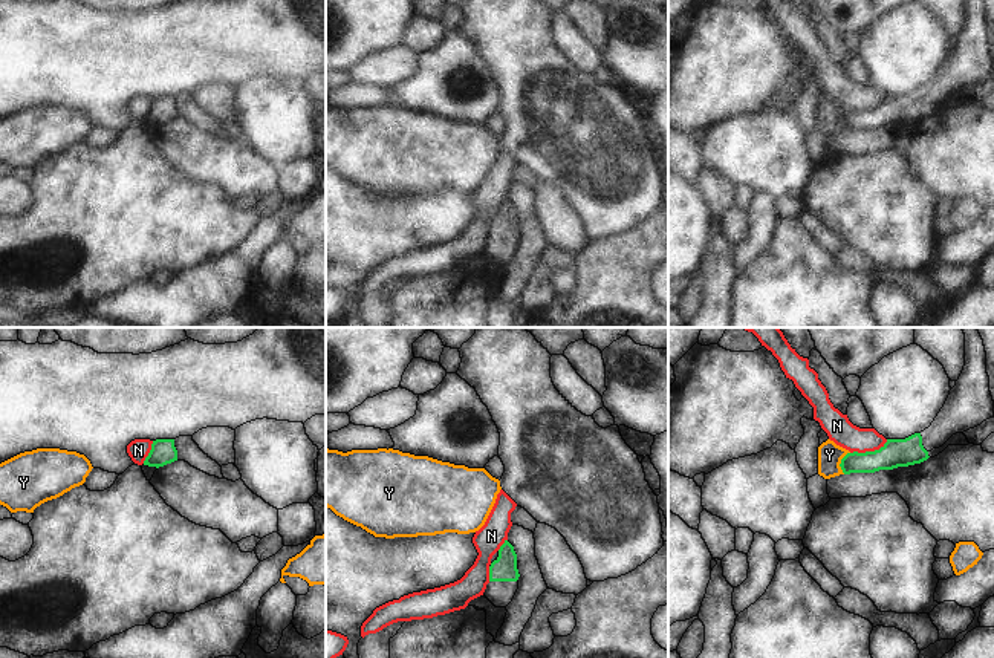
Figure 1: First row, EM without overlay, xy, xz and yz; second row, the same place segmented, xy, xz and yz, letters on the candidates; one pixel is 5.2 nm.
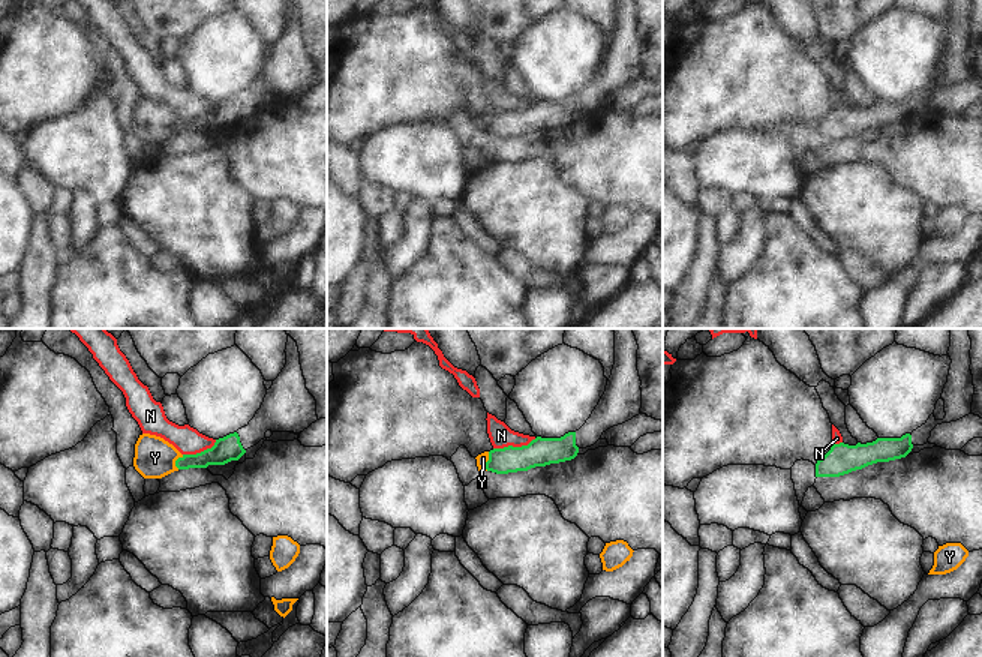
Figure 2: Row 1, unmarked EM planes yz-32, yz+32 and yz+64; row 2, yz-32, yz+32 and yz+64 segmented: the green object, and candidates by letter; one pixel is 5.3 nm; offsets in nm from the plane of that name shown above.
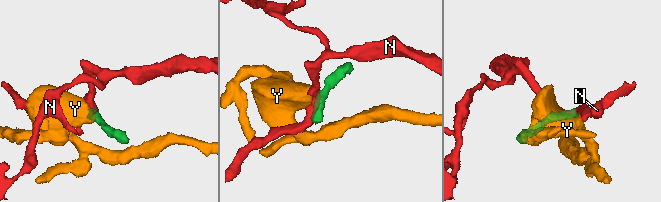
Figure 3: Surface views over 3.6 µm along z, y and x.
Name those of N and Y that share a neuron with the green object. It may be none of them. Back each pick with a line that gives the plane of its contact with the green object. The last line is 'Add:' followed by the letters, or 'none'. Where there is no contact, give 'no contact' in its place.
Add: none

